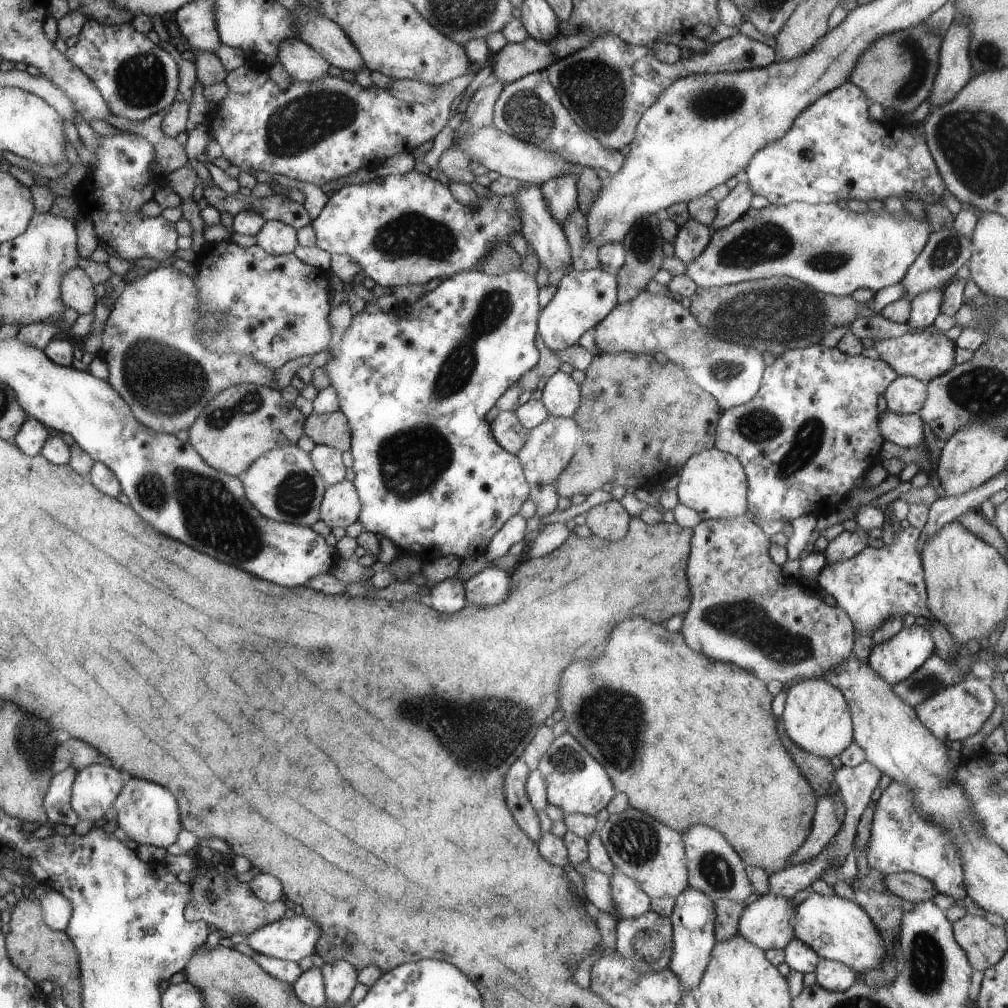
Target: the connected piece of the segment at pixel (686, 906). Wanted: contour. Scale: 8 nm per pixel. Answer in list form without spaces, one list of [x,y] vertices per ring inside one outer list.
[[[688,885],[687,889],[675,898],[674,910],[669,917],[673,928],[670,970],[679,977],[686,990],[696,993],[700,981],[703,980],[703,974],[711,962],[715,945],[718,944],[718,939],[715,937],[715,902],[712,902],[712,898],[704,892]]]

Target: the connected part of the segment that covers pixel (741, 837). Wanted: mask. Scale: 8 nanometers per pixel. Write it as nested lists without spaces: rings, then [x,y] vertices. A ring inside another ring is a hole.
[[[626,618],[624,622],[620,622],[620,626],[616,626],[616,630],[612,630],[612,642],[608,642],[608,650],[598,658],[572,662],[572,666],[568,666],[568,674],[563,674],[562,682],[564,682],[564,692],[562,692],[564,698],[560,697],[559,709],[564,710],[568,732],[576,734],[580,742],[586,742],[584,748],[590,751],[596,759],[600,758],[600,763],[604,762],[603,766],[611,776],[616,790],[622,790],[630,796],[629,803],[632,804],[630,807],[644,810],[646,814],[652,814],[652,818],[660,818],[660,822],[680,832],[686,832],[692,824],[712,826],[714,830],[720,830],[724,834],[724,838],[727,838],[728,842],[735,847],[744,862],[762,868],[768,876],[779,873],[792,865],[792,857],[811,836],[818,796],[806,776],[800,774],[796,763],[780,741],[778,730],[776,730],[776,720],[770,712],[772,694],[766,690],[760,678],[756,678],[754,674],[746,670],[740,670],[734,664],[718,662],[718,660],[712,660],[704,654],[690,650],[680,631],[666,630],[665,624],[656,624],[647,618]]]

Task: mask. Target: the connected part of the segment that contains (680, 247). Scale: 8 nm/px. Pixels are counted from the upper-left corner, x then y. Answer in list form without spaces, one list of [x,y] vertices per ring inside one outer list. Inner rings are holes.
[[[690,218],[676,233],[676,238],[672,242],[674,254],[686,264],[694,262],[708,246],[712,233],[709,226],[704,226]]]

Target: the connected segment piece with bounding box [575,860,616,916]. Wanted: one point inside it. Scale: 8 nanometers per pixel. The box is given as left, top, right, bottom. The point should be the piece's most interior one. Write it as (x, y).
(597, 891)

